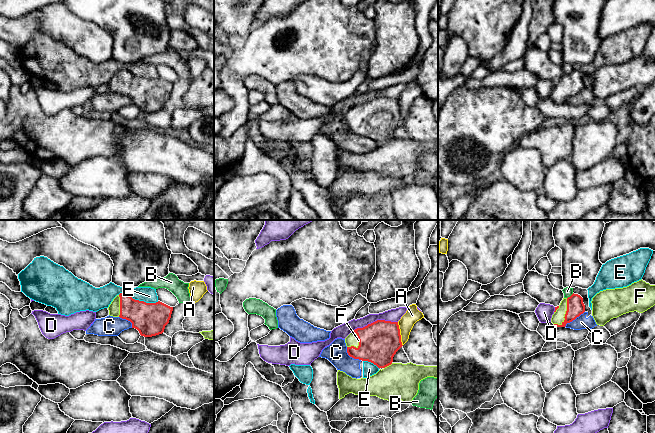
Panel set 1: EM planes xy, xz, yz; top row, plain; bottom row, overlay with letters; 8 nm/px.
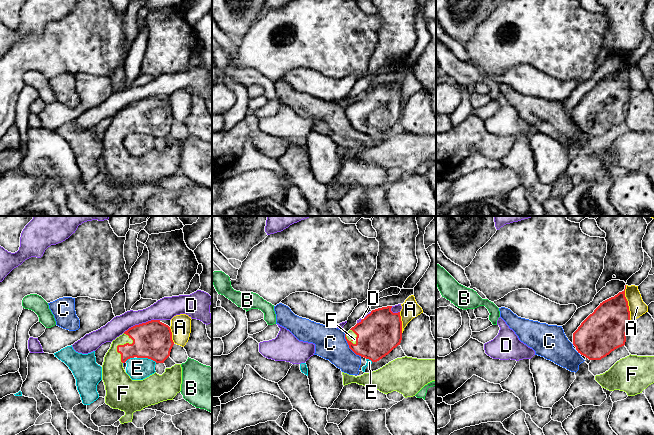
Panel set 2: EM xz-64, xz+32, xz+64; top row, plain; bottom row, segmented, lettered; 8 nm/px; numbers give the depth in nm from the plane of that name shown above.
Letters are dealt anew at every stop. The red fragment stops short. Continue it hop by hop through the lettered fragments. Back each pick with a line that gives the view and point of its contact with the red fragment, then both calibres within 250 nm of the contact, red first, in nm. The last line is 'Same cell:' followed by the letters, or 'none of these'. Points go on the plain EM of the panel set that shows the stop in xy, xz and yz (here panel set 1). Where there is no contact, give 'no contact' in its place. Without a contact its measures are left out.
F: contact yz (565, 90); calibres 140 and 100 nm
Same cell: F

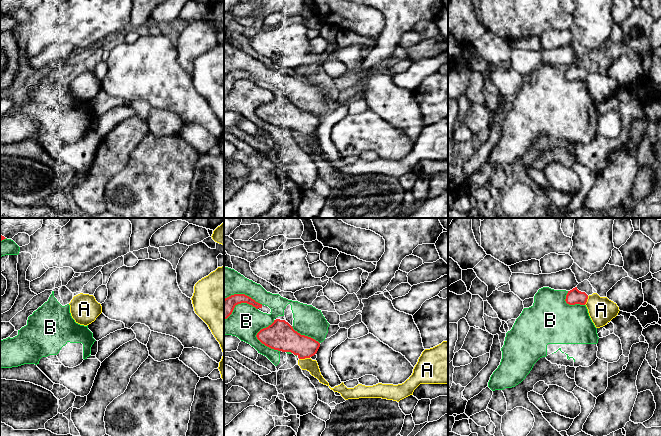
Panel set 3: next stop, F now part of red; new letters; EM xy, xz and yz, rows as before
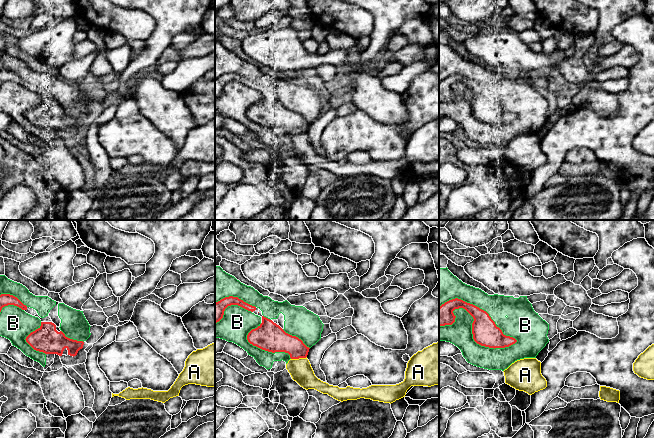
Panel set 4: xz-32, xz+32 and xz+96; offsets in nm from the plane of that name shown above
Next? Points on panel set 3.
Same cell: none of these

